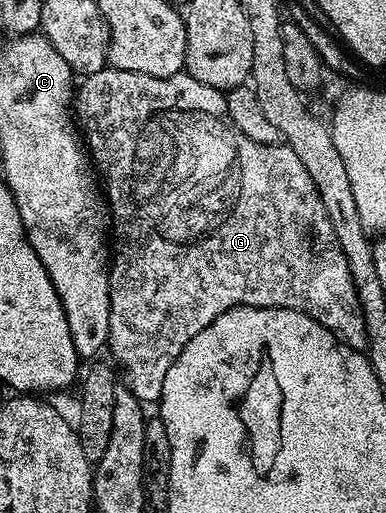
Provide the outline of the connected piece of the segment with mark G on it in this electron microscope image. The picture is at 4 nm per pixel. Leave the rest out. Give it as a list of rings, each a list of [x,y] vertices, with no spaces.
[[[105,68],[105,69],[103,69],[103,70],[102,70],[102,71],[101,71],[101,72],[93,72],[93,73],[92,73],[92,74],[89,74],[89,75],[86,75],[86,77],[84,77],[84,78],[83,78],[83,79],[82,79],[82,81],[80,81],[80,82],[83,82],[83,83],[81,83],[81,84],[80,84],[80,86],[79,86],[79,83],[78,83],[78,86],[77,86],[77,93],[76,93],[76,94],[75,94],[75,95],[74,95],[74,98],[73,98],[73,110],[74,110],[74,113],[75,113],[75,114],[76,114],[76,115],[77,115],[77,126],[78,126],[78,129],[79,129],[79,130],[80,130],[80,131],[81,131],[81,138],[82,138],[82,141],[83,141],[83,142],[84,142],[84,143],[85,143],[85,146],[86,146],[86,149],[87,149],[87,150],[88,150],[88,151],[89,151],[89,157],[90,157],[90,159],[91,159],[91,161],[92,161],[92,163],[93,163],[93,166],[94,166],[94,169],[95,169],[95,170],[96,170],[96,171],[97,171],[97,174],[98,174],[98,177],[99,177],[99,178],[100,178],[100,179],[101,179],[101,186],[102,186],[102,189],[103,189],[103,190],[104,190],[104,191],[105,191],[105,197],[106,197],[106,199],[107,199],[107,205],[108,205],[108,207],[109,207],[109,219],[110,219],[110,225],[111,225],[111,226],[112,226],[112,227],[113,227],[113,257],[112,257],[112,258],[111,258],[111,259],[110,259],[110,284],[111,284],[111,303],[110,303],[110,304],[109,304],[109,332],[108,332],[108,340],[107,340],[107,346],[108,346],[108,347],[109,347],[109,352],[110,352],[110,350],[111,350],[111,354],[112,354],[112,356],[113,356],[113,357],[115,357],[115,358],[116,358],[116,360],[117,360],[117,361],[119,361],[119,366],[120,366],[120,367],[119,367],[119,366],[118,366],[118,369],[119,369],[119,370],[120,370],[120,371],[121,371],[121,374],[122,374],[122,370],[121,370],[121,369],[123,369],[123,374],[124,374],[124,376],[125,376],[125,377],[127,377],[127,378],[124,378],[124,379],[125,379],[125,385],[127,385],[127,386],[128,386],[128,388],[130,388],[130,389],[131,389],[131,391],[132,391],[132,392],[133,392],[133,396],[137,396],[137,400],[138,400],[138,401],[139,401],[139,402],[142,402],[142,403],[144,403],[144,404],[150,404],[150,402],[151,402],[151,404],[155,404],[155,403],[158,403],[158,401],[159,401],[159,397],[160,397],[160,396],[161,396],[161,388],[165,388],[165,372],[169,372],[169,368],[170,368],[170,367],[171,367],[171,365],[172,365],[172,364],[173,364],[173,360],[177,360],[177,356],[181,356],[181,352],[182,352],[182,351],[183,351],[183,349],[184,349],[184,348],[185,348],[185,344],[189,344],[189,340],[193,340],[193,336],[197,336],[197,332],[201,332],[201,328],[209,328],[209,324],[213,324],[213,320],[217,320],[217,316],[221,316],[221,315],[222,315],[222,314],[225,314],[225,313],[227,313],[227,310],[228,310],[228,309],[229,309],[229,308],[233,308],[233,307],[234,307],[234,306],[260,306],[260,307],[261,307],[261,308],[289,308],[289,309],[290,309],[290,310],[296,310],[296,311],[297,311],[297,312],[301,312],[301,313],[302,313],[302,314],[307,314],[307,315],[309,315],[309,316],[310,316],[310,318],[312,318],[312,319],[313,319],[313,320],[317,320],[317,321],[318,321],[318,322],[320,322],[320,324],[322,324],[322,326],[324,326],[324,327],[325,327],[325,329],[327,329],[327,330],[330,330],[330,331],[331,331],[331,333],[332,333],[332,334],[334,334],[334,335],[335,335],[335,337],[336,337],[336,338],[338,338],[338,339],[339,339],[339,341],[341,341],[341,342],[344,342],[344,343],[345,343],[345,345],[346,345],[346,346],[351,346],[351,347],[352,347],[352,348],[354,348],[354,350],[363,350],[363,349],[364,349],[364,347],[366,347],[366,345],[367,345],[367,329],[366,329],[366,328],[365,328],[365,324],[364,324],[364,323],[363,323],[363,309],[361,309],[361,308],[360,308],[360,306],[359,306],[359,298],[358,298],[358,296],[357,296],[357,295],[356,295],[356,294],[355,294],[355,285],[354,285],[354,284],[353,284],[353,276],[352,276],[352,275],[351,275],[351,273],[350,273],[350,272],[349,272],[349,264],[348,264],[348,263],[347,263],[347,260],[346,260],[346,258],[345,258],[345,252],[343,252],[343,251],[342,251],[342,250],[341,250],[341,244],[339,244],[339,243],[338,243],[338,240],[337,240],[337,236],[336,236],[336,235],[335,235],[335,232],[334,232],[334,230],[333,230],[333,224],[331,224],[331,223],[330,223],[330,218],[329,218],[329,216],[328,216],[328,215],[327,215],[327,214],[326,214],[326,210],[325,210],[325,205],[324,205],[324,204],[323,204],[323,203],[322,203],[322,200],[321,200],[321,196],[320,196],[320,195],[319,195],[319,194],[318,194],[318,190],[317,190],[317,188],[316,188],[316,187],[315,187],[315,186],[314,186],[314,182],[313,182],[313,180],[311,180],[311,179],[310,179],[310,176],[309,176],[309,172],[308,172],[308,171],[307,171],[307,170],[306,170],[306,168],[305,168],[305,165],[304,165],[304,164],[301,164],[301,160],[299,160],[299,159],[298,159],[298,158],[297,158],[297,154],[296,154],[296,153],[295,153],[295,152],[293,152],[293,151],[292,151],[292,150],[291,150],[291,149],[290,149],[290,147],[289,147],[289,146],[288,146],[288,145],[286,145],[286,144],[276,144],[276,145],[273,145],[273,146],[270,146],[270,145],[269,145],[269,144],[257,144],[257,143],[256,143],[256,142],[254,142],[254,141],[253,141],[253,140],[249,140],[249,136],[245,136],[245,132],[241,132],[241,128],[237,128],[237,124],[233,124],[233,120],[232,120],[232,119],[231,119],[231,117],[230,117],[230,116],[229,116],[229,108],[228,108],[228,107],[227,107],[227,94],[226,94],[226,93],[224,93],[224,91],[221,91],[221,90],[218,90],[218,89],[217,89],[217,88],[213,88],[213,87],[210,87],[210,86],[208,86],[208,85],[207,85],[207,84],[203,84],[203,83],[202,83],[202,82],[201,82],[201,81],[200,81],[200,80],[195,80],[195,79],[194,79],[194,78],[193,78],[193,76],[191,76],[191,75],[189,75],[189,74],[187,74],[187,73],[186,73],[186,72],[180,72],[180,73],[178,73],[178,74],[174,74],[174,75],[173,75],[173,76],[169,76],[169,77],[168,77],[168,78],[158,78],[158,77],[157,77],[157,76],[149,76],[149,75],[148,75],[148,74],[142,74],[142,73],[141,73],[141,72],[125,72],[125,71],[124,71],[124,70],[113,70],[113,69],[110,69],[110,68]]]

